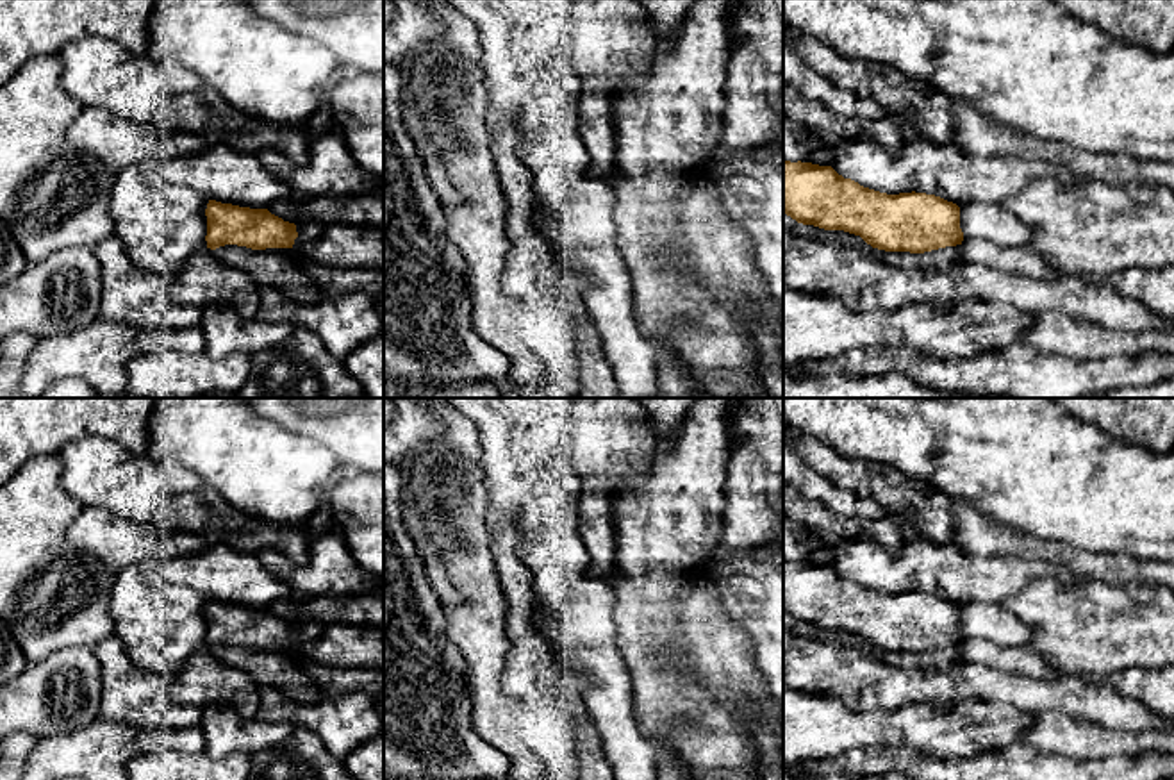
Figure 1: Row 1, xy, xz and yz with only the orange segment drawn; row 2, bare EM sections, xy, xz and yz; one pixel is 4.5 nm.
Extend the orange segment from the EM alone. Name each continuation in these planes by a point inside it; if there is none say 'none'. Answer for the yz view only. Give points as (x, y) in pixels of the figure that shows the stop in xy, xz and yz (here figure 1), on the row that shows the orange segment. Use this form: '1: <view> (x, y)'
1: yz (994, 224)

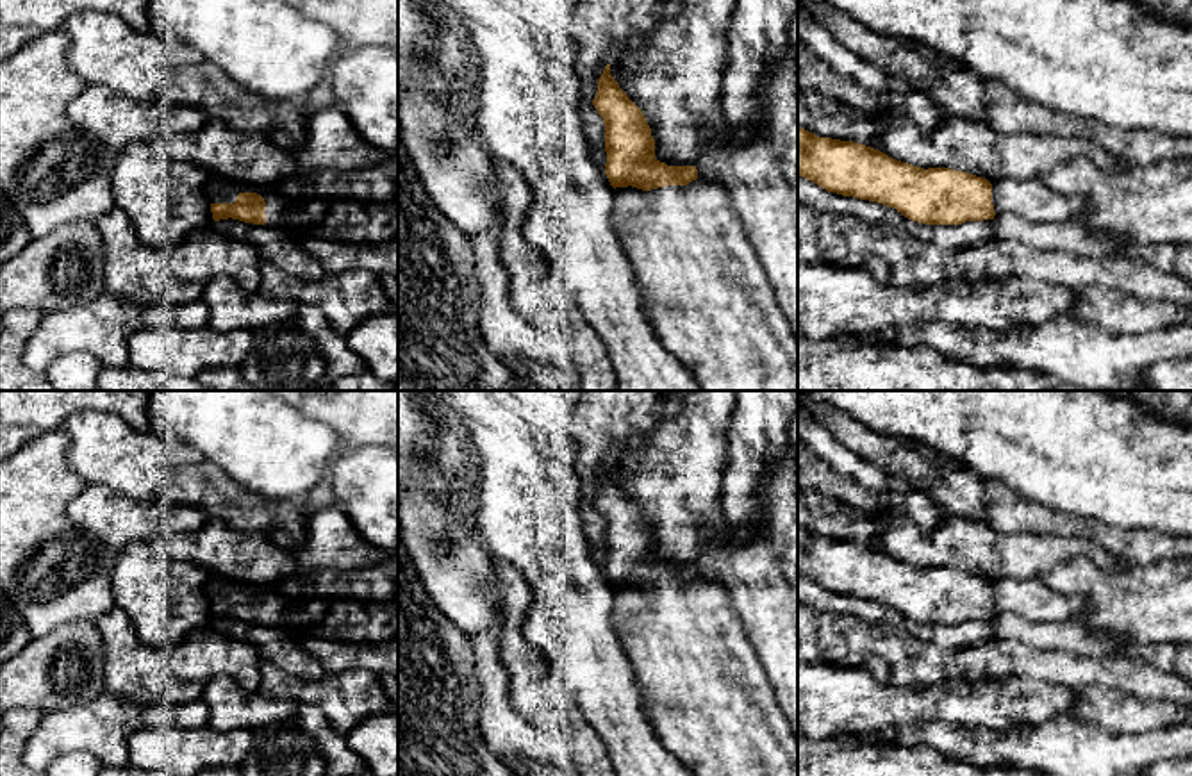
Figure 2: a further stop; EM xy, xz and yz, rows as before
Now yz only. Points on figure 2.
1: yz (1032, 200)

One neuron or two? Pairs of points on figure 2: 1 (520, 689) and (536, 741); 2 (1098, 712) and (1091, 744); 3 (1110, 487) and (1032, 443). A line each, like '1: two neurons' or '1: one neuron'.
1: two neurons
2: two neurons
3: one neuron

